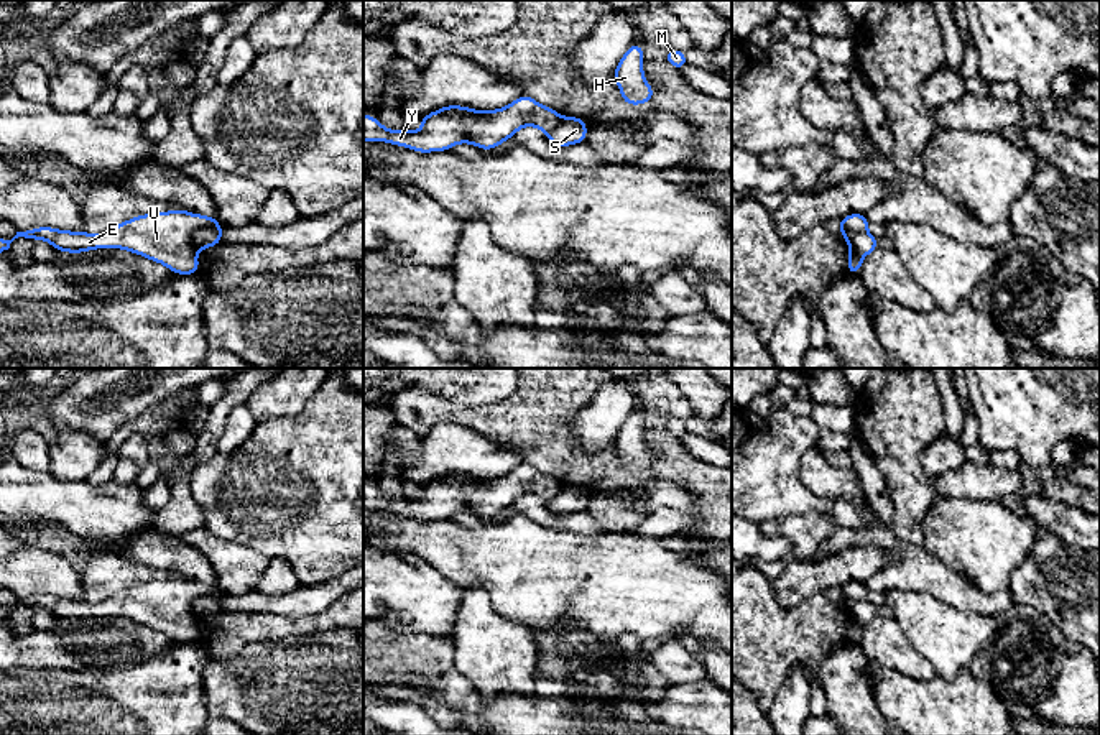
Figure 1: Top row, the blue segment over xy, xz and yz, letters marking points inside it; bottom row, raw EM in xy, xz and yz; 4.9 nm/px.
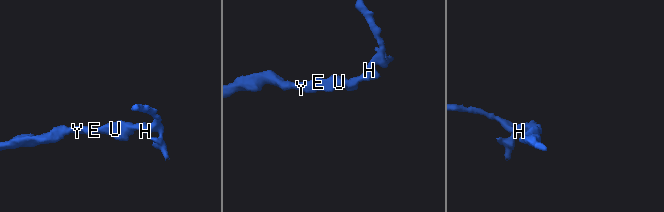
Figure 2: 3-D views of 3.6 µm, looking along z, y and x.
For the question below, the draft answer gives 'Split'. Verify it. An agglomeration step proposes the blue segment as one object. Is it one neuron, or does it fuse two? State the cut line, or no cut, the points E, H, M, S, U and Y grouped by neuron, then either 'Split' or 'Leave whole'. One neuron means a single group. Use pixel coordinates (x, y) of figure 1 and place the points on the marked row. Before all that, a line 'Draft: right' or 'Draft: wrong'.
Draft: right
Split along xy (219, 224), (199, 227), (193, 234), (194, 250). Groups: E U Y / H M S. Split

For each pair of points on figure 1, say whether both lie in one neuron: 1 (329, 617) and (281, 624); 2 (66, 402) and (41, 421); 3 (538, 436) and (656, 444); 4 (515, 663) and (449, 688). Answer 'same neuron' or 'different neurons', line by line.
1: same neuron
2: different neurons
3: same neuron
4: different neurons

